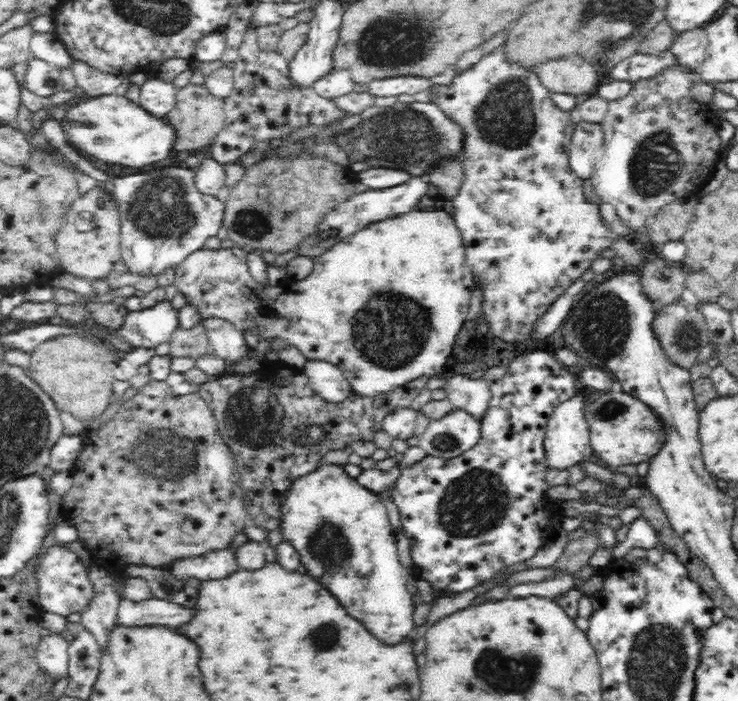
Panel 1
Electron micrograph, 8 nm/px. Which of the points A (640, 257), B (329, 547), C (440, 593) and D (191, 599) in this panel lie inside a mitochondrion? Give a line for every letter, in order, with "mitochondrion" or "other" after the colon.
A: other
B: mitochondrion
C: other
D: other

